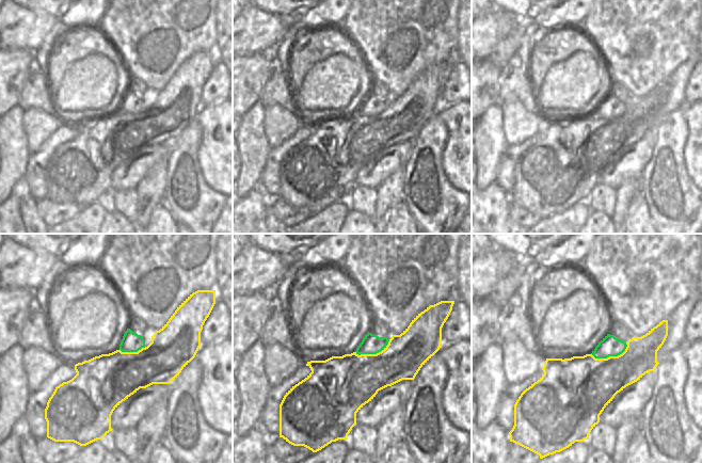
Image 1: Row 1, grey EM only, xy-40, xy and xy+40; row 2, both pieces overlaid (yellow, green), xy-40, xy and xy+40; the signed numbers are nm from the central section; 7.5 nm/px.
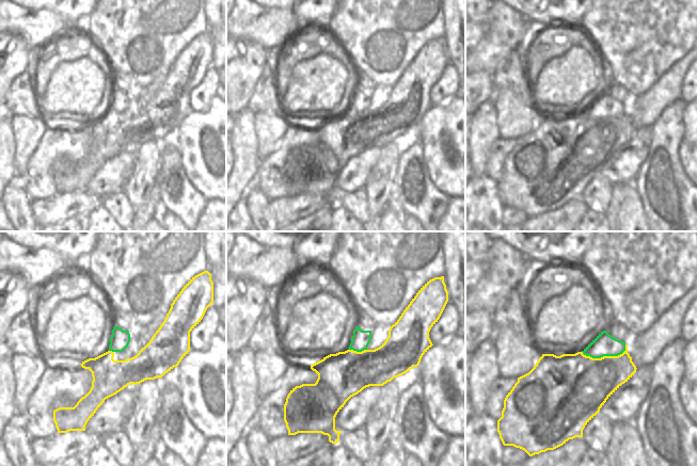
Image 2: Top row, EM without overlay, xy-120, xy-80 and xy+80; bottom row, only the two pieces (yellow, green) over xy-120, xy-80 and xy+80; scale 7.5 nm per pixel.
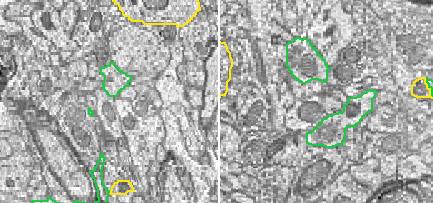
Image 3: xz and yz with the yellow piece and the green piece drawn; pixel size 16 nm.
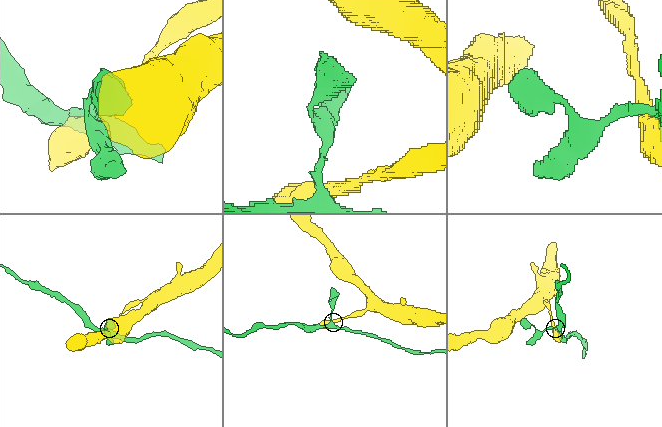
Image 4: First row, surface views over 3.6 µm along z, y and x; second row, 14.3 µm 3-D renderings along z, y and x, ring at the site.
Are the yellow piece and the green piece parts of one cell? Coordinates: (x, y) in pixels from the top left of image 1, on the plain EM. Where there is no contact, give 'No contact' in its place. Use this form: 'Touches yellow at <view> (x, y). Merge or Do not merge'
Touches yellow at xy+40 (610, 117). Do not merge

